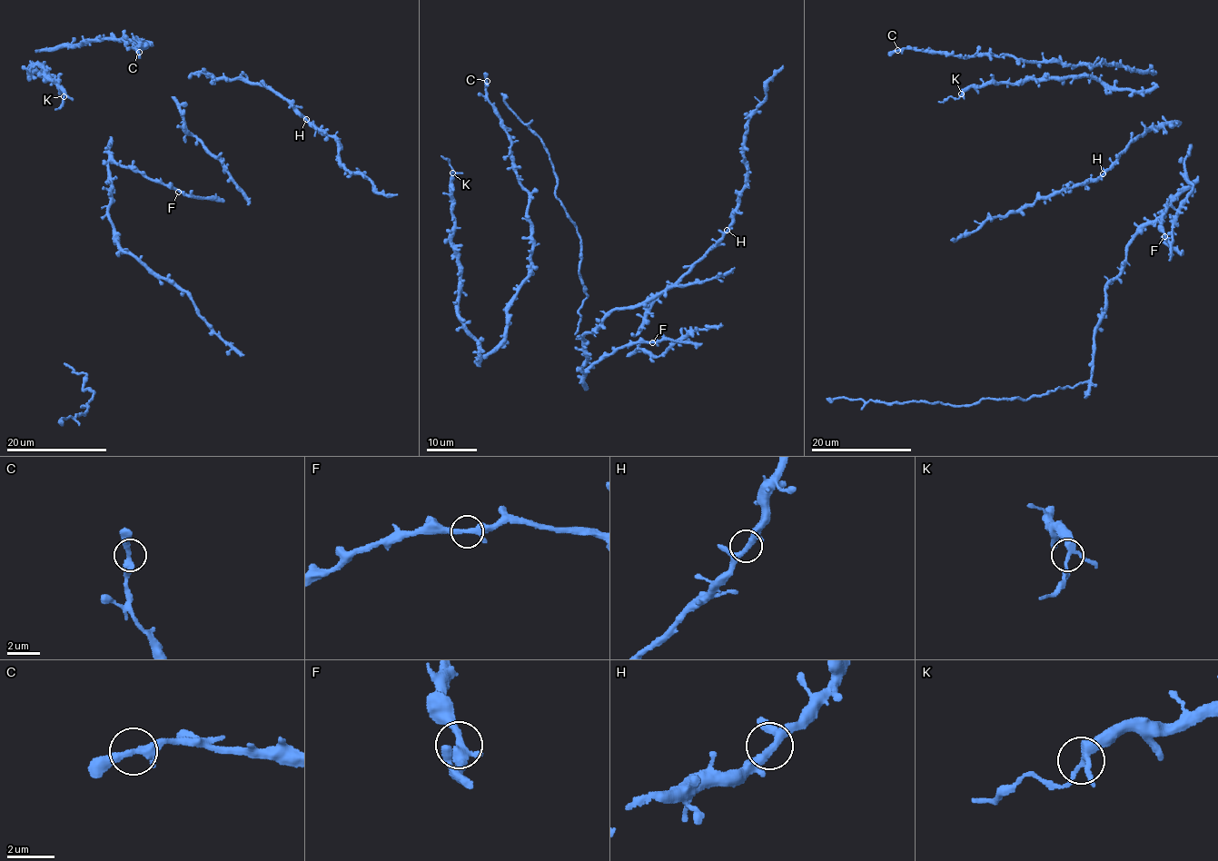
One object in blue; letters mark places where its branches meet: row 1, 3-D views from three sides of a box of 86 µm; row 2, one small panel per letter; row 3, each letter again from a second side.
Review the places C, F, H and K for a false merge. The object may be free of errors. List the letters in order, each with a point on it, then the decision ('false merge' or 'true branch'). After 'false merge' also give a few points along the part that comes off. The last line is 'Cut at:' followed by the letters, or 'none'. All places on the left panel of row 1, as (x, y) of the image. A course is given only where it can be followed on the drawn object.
C: at (139, 52); true branch
F: at (178, 192); true branch
H: at (306, 119); true branch
K: at (64, 96); false merge; foreign part runs (64, 96), (64, 102), (55, 110)
Cut at: K

